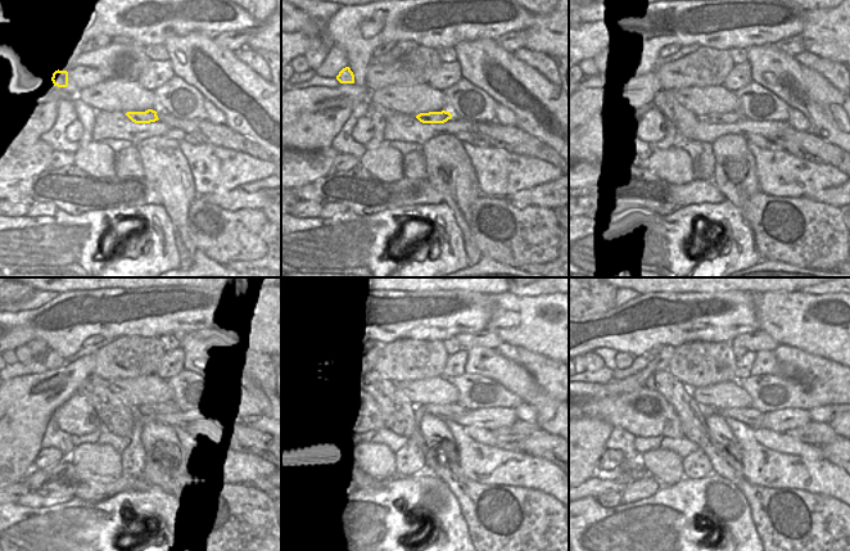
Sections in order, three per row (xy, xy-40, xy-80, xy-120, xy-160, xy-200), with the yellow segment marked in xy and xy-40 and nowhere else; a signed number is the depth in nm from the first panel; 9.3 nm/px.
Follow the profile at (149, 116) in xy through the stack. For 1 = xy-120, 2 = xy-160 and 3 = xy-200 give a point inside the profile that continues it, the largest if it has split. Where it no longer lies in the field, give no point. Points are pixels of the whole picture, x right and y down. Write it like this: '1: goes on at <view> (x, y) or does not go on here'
1: goes on at xy-120 (158, 407)
2: goes on at xy-160 (435, 410)
3: goes on at xy-200 (724, 412)

